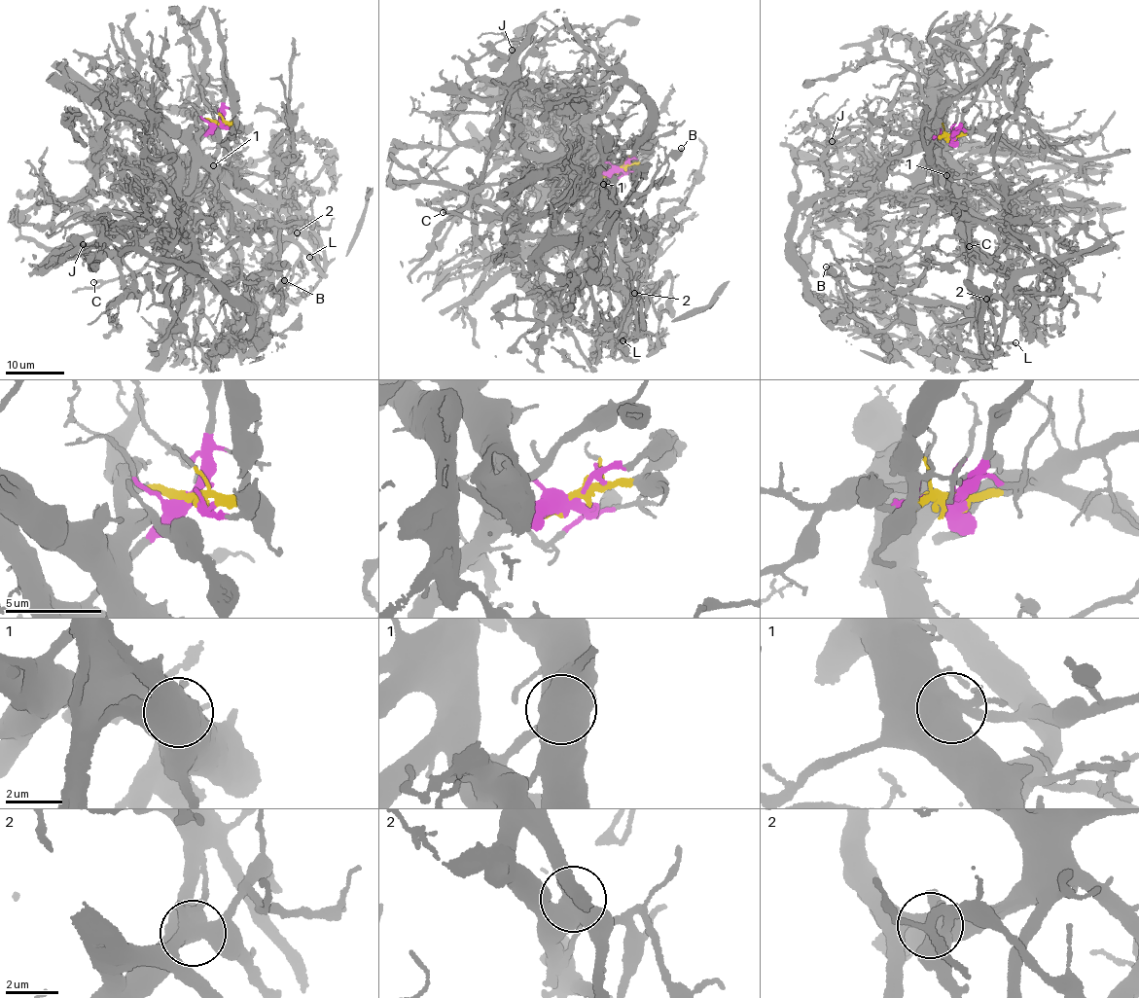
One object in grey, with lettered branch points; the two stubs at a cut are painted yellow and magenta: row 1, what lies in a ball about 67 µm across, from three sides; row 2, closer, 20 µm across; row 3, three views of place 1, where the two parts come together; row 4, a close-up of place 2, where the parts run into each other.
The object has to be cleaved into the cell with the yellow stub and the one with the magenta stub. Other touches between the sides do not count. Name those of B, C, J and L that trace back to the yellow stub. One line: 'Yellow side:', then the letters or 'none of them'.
Yellow side: B, C, J

